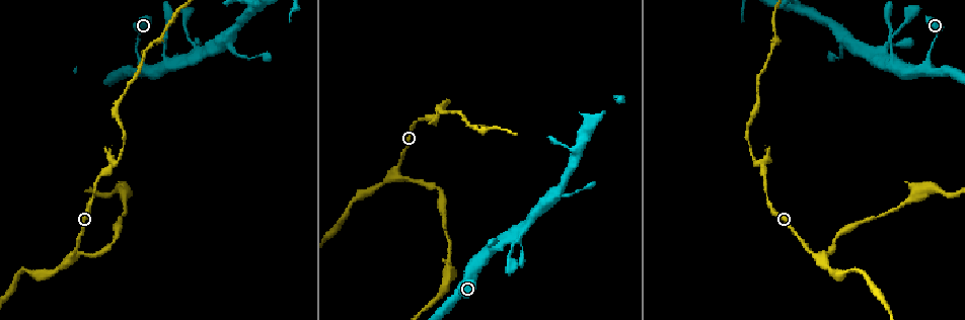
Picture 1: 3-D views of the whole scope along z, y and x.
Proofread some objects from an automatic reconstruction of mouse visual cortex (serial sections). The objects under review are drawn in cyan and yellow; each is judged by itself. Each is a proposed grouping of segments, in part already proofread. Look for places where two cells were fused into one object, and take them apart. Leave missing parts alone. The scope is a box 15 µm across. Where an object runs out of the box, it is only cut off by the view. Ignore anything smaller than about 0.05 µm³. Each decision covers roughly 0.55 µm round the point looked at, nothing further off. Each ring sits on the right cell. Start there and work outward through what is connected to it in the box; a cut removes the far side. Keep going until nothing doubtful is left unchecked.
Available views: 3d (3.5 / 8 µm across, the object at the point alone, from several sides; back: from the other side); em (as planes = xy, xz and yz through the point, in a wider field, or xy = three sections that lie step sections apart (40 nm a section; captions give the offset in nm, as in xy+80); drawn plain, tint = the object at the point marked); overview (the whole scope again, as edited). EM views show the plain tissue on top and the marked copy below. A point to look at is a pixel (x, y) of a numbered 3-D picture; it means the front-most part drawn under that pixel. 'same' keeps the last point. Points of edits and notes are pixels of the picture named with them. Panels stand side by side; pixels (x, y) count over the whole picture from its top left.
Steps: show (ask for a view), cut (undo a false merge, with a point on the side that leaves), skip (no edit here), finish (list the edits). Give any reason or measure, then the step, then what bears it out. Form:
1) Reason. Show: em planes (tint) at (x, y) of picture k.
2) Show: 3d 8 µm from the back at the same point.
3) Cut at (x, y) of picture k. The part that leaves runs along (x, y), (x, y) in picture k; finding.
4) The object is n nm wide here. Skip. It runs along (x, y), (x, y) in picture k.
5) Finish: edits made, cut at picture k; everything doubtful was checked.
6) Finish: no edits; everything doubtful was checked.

Thin neck. Show: 3d 3.5 µm at (522, 248) of picture 1.

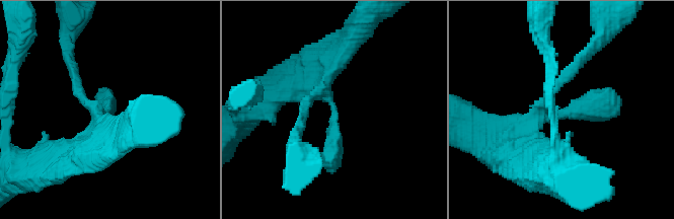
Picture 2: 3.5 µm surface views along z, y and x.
Shape alone is not enough. Show: em xy step 1 (tint) at (332, 107) of picture 2.

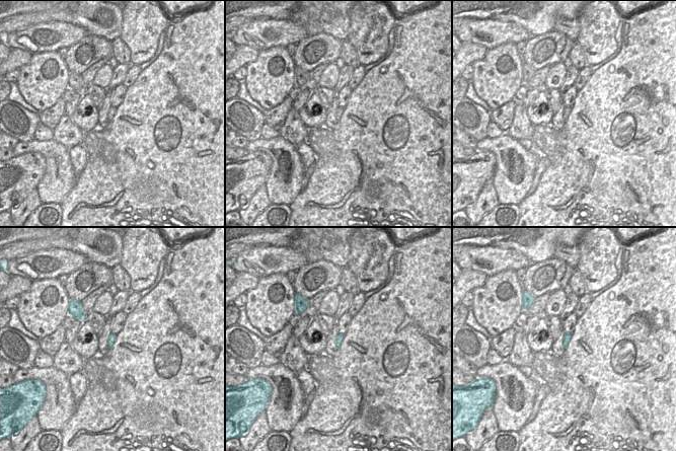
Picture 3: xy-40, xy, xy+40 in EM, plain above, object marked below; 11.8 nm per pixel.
The object is 90 nm wide here. Skip. It runs along (518, 155), (538, 115), (613, 92) in picture 2; continuous, no second cell.

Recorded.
Show: 3d 3.5 µm at (437, 115) of picture 1.

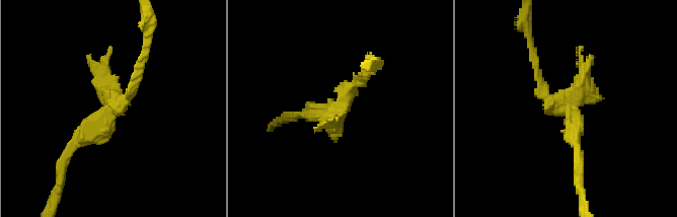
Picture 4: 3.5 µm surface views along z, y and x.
Show: em xy step 1 (tint) at (111, 108) of picture 4.

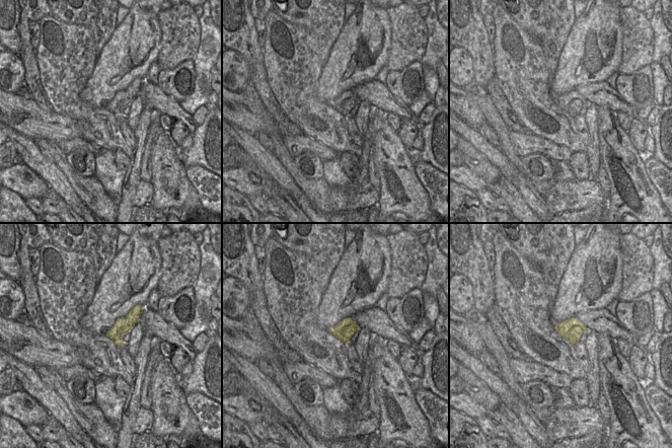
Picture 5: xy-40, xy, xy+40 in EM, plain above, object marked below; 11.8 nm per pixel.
Another direction. Show: em xy step 3 (tint) at the same point.

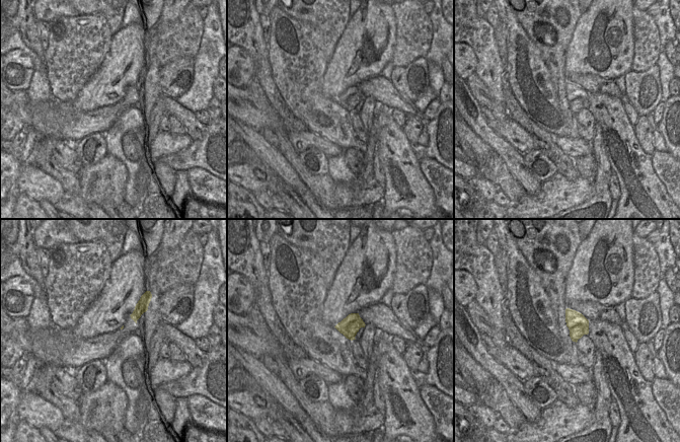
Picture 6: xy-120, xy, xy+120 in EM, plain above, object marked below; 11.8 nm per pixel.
The object is 240 nm wide here. Cut at (102, 71) of picture 4. Two cells meet here.

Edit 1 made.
Show: overview.

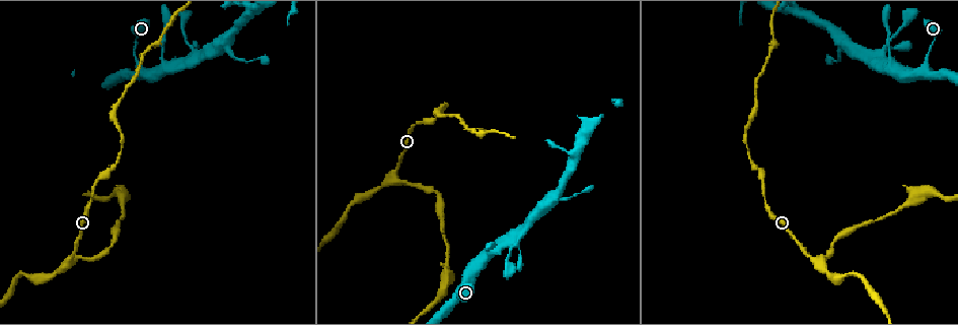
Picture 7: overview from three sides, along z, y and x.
Sudden change in width. Show: 3d 3.5 µm at (71, 262) of picture 7.

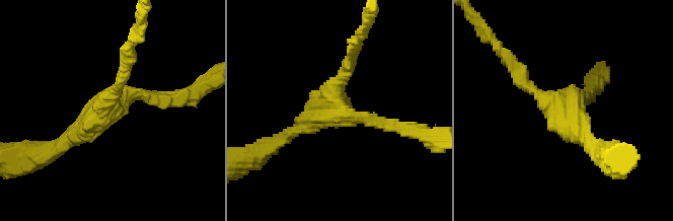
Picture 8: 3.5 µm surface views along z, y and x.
3 arms meet here; the arms are 200, 200, 250 nm wide. Show: em planes (tint) at (562, 107) of picture 8.

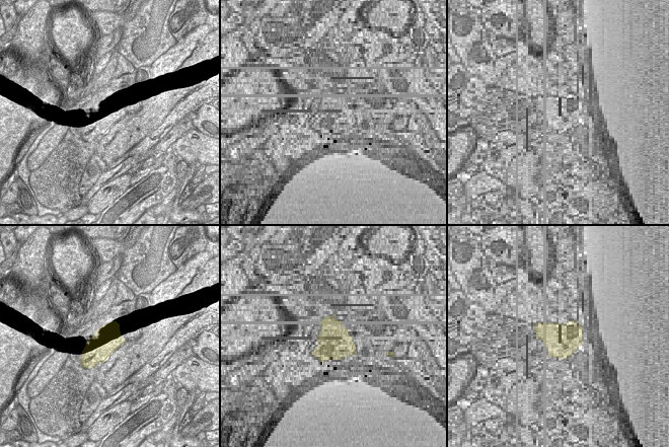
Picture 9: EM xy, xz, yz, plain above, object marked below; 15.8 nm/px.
Skip. It runs along (351, 60), (335, 109), (394, 125) in picture 8; one cell here.

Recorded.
Finish: edits made, cut at picture 4; everything doubtful was checked.

